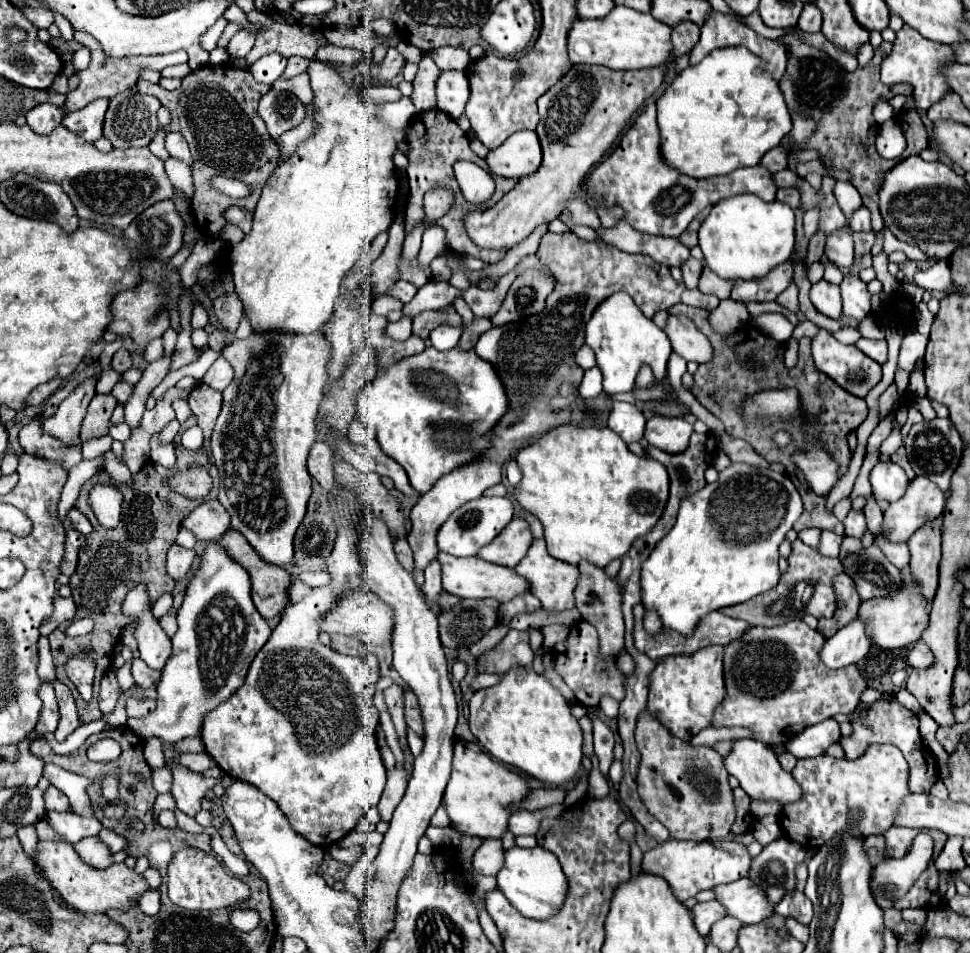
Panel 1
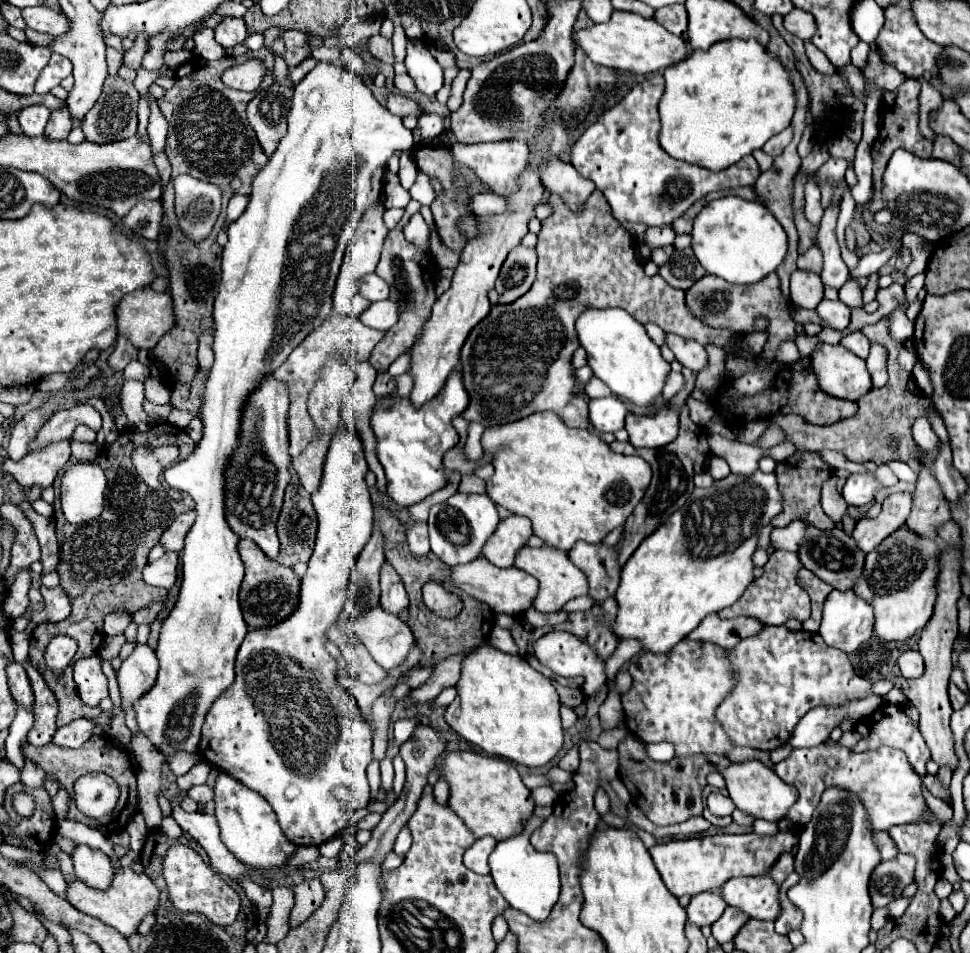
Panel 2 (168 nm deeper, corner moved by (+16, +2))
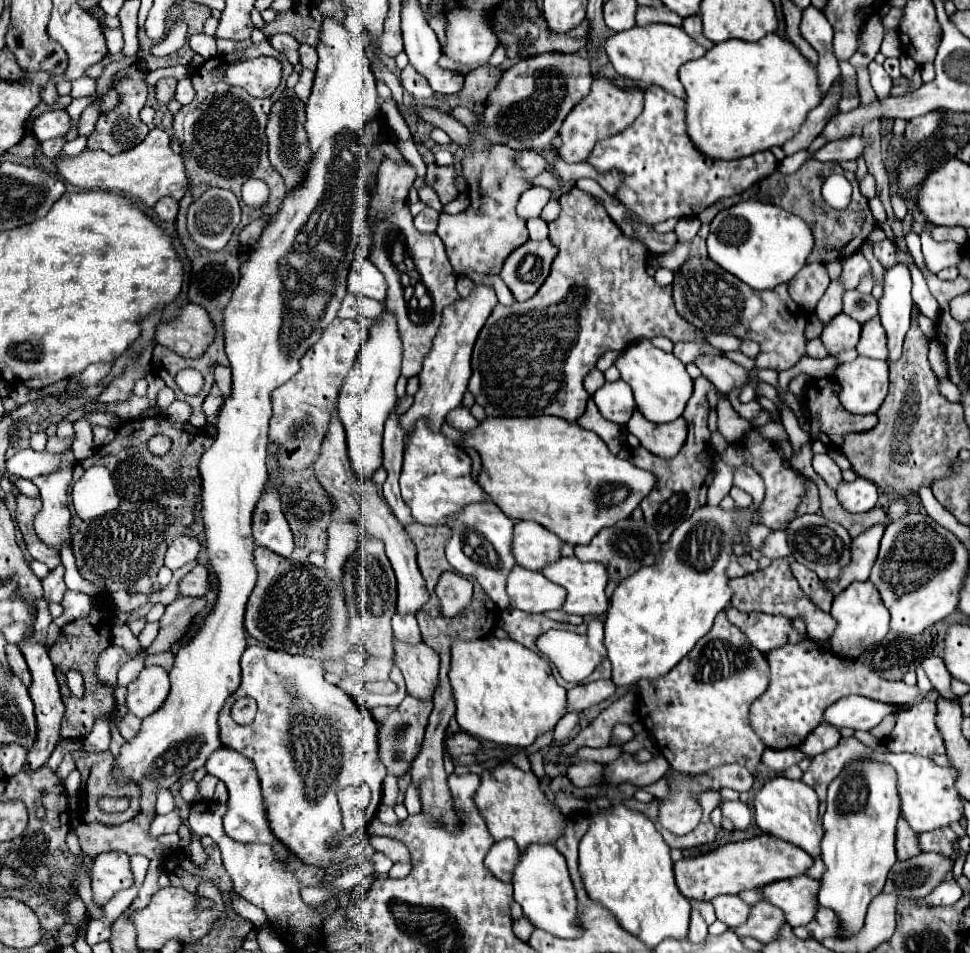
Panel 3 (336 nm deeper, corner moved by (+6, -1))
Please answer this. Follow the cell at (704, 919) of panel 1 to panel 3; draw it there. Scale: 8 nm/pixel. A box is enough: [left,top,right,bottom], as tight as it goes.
[712,895,752,929]

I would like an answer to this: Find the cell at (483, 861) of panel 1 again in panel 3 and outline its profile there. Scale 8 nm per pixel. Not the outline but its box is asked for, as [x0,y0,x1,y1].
[484,839,520,883]

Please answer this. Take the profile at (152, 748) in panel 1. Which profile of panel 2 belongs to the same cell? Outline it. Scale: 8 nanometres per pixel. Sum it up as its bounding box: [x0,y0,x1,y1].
[118,642,158,734]

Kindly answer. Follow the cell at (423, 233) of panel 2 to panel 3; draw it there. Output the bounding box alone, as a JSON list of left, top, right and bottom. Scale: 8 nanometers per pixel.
[414,207,438,233]

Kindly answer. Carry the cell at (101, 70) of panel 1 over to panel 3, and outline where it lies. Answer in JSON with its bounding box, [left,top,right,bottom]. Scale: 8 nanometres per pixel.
[40,137,66,159]

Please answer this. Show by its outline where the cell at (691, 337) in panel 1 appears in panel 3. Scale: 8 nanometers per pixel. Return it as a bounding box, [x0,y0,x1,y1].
[696,355,750,393]

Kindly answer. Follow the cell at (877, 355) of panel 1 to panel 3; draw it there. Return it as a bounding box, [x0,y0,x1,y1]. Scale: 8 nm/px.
[858,317,888,359]

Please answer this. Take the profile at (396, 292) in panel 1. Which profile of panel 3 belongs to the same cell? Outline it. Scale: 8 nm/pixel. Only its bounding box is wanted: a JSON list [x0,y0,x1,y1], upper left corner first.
[348,257,386,301]

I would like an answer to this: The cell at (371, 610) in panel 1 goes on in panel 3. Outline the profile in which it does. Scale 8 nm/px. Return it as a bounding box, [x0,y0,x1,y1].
[394,643,438,701]

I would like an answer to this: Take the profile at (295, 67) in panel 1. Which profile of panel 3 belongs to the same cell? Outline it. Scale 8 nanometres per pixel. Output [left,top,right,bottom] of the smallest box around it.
[300,45,318,71]

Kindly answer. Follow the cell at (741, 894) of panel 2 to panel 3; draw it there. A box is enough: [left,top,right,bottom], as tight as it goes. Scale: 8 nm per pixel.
[762,875,820,927]

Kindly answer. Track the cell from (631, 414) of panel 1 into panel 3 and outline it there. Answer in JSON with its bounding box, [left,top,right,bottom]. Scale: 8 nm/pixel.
[594,379,636,425]

